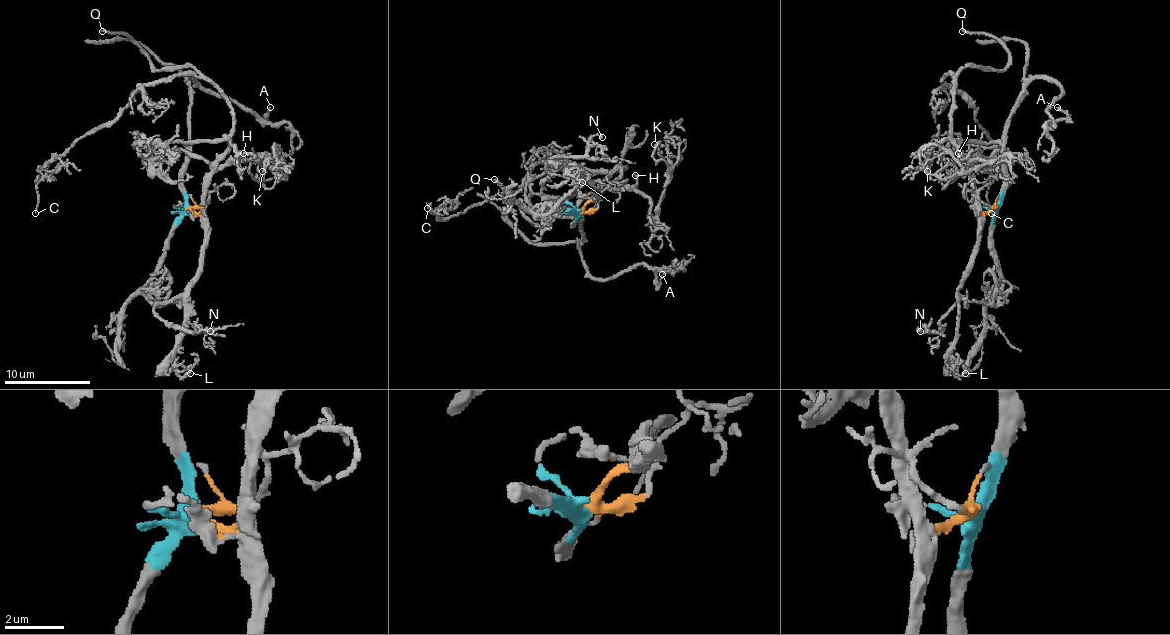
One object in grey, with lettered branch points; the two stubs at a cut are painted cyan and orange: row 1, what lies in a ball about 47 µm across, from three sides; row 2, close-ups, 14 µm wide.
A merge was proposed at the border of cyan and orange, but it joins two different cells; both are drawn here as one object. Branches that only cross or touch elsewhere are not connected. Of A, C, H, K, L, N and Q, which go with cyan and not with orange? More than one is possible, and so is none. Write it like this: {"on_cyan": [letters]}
{"on_cyan": ["A"]}

